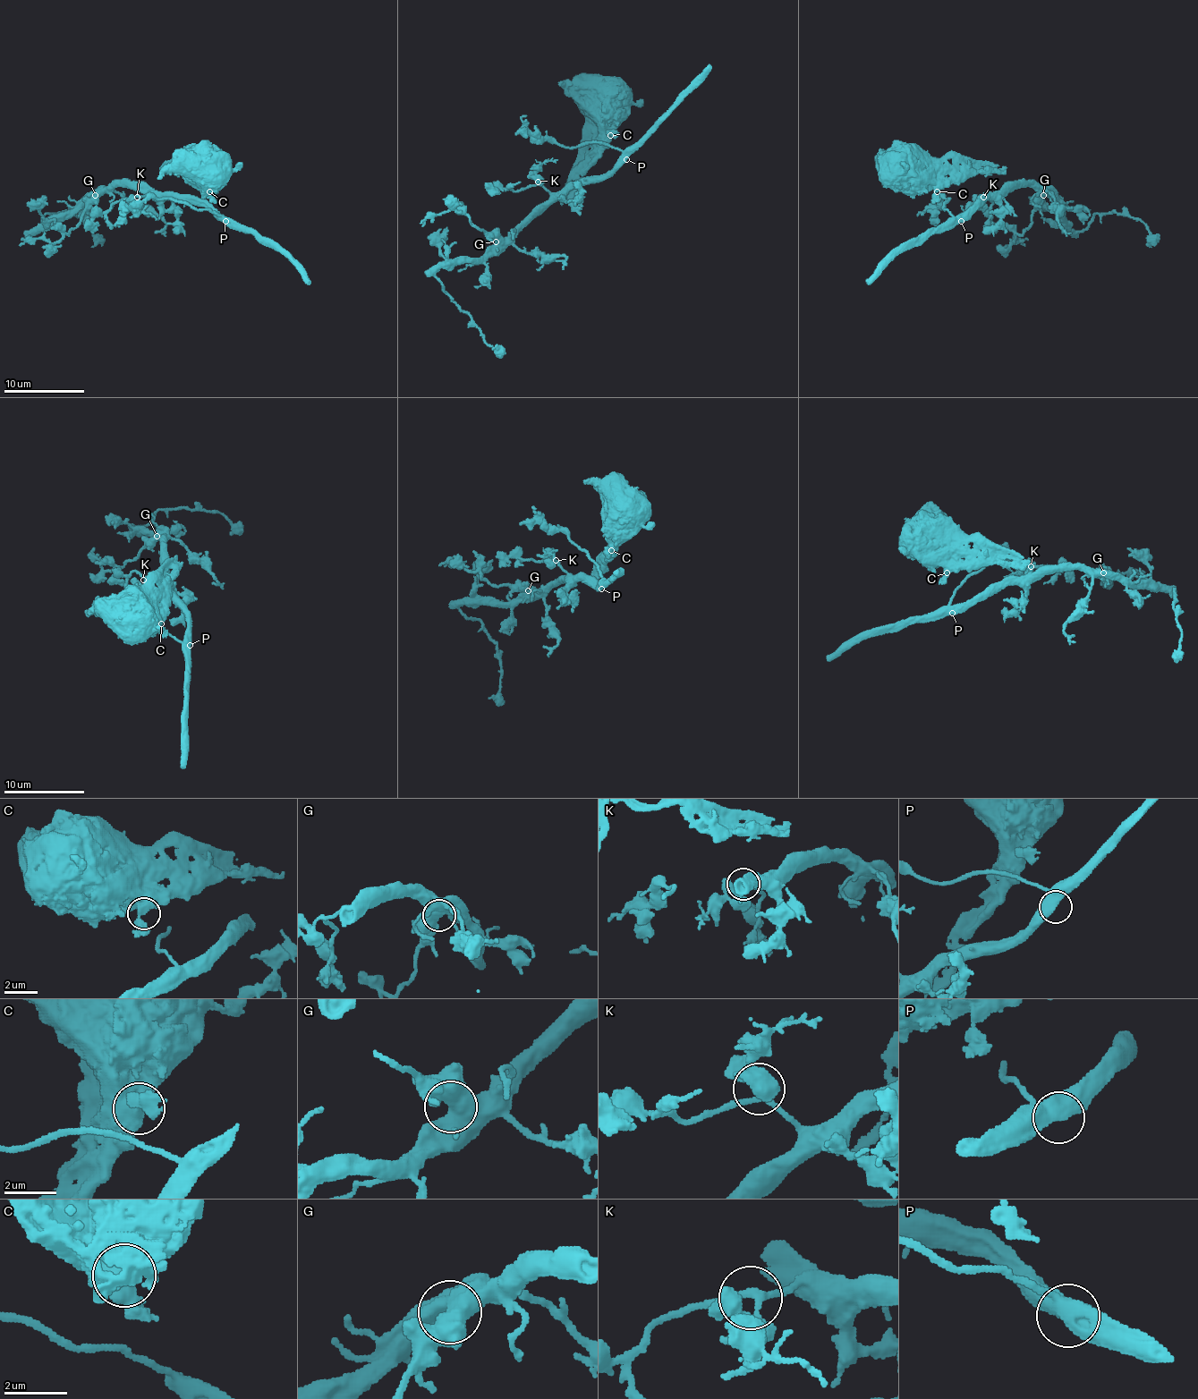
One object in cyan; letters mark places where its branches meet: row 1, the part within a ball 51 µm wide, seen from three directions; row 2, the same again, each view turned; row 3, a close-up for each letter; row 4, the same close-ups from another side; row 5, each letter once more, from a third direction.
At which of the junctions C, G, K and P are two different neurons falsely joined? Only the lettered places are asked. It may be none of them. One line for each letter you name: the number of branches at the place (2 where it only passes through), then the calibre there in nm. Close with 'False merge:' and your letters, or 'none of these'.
False merge: none of these

